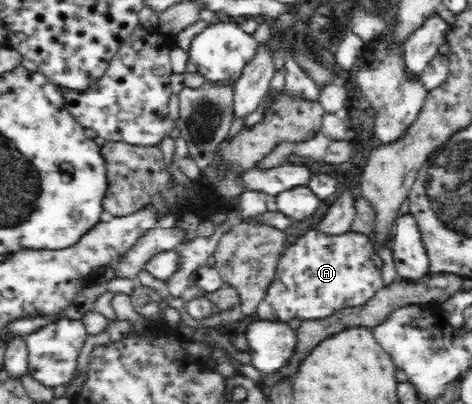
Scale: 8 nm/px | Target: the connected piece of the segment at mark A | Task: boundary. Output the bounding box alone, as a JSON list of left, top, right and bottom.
[256,230,384,322]

